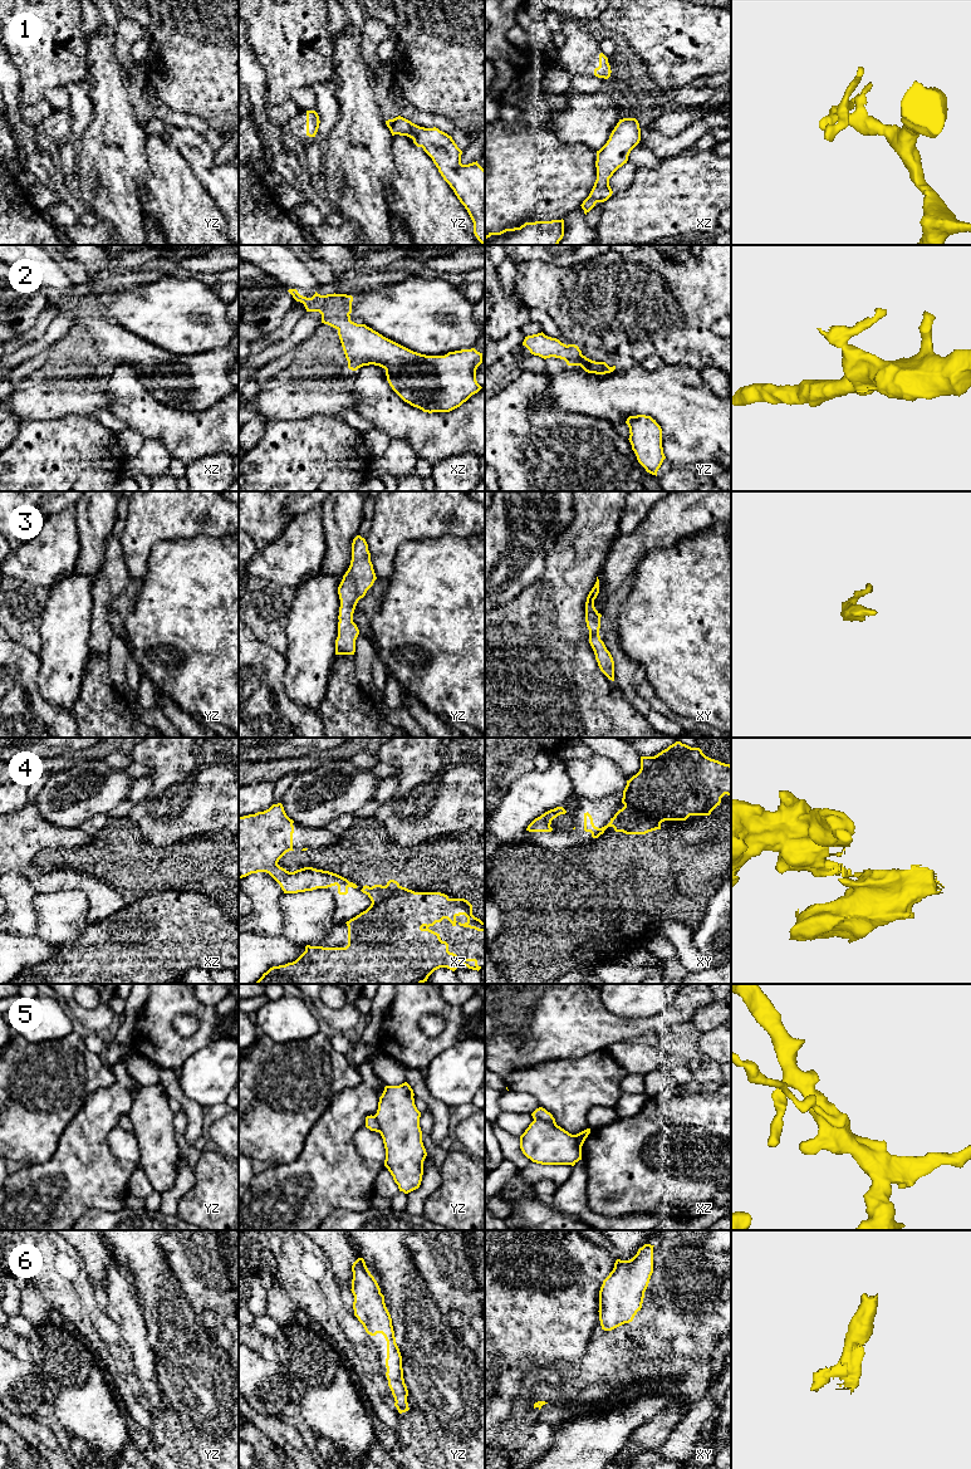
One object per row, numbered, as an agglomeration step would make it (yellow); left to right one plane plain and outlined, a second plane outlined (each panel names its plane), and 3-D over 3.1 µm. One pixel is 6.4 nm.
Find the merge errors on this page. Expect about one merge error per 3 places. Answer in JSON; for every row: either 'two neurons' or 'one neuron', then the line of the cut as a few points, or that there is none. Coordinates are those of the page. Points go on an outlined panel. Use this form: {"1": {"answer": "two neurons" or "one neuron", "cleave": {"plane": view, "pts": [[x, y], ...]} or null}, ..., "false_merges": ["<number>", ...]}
{"1": {"answer": "one neuron", "cleave": null}, "2": {"answer": "one neuron", "cleave": null}, "3": {"answer": "one neuron", "cleave": null}, "4": {"answer": "two neurons", "cleave": {"plane": "xy", "pts": [[608, 823], [611, 826]]}}, "5": {"answer": "one neuron", "cleave": null}, "6": {"answer": "one neuron", "cleave": null}, "false_merges": ["4"]}

